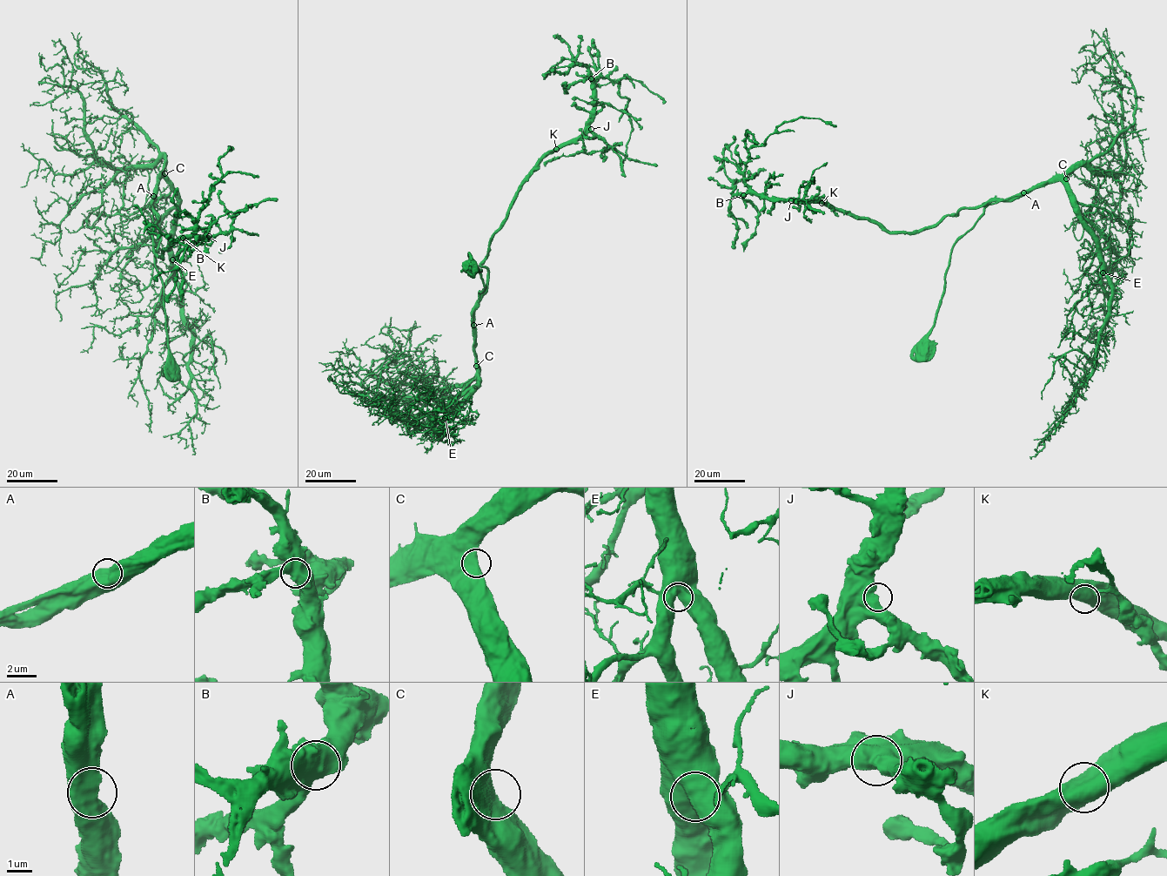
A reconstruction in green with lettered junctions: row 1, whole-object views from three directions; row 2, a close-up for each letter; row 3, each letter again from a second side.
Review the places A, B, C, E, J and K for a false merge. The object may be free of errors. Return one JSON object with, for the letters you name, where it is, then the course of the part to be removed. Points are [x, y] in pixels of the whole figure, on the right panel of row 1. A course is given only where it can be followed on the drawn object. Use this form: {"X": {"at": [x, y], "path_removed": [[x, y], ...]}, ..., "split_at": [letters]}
{"split_at": []}

